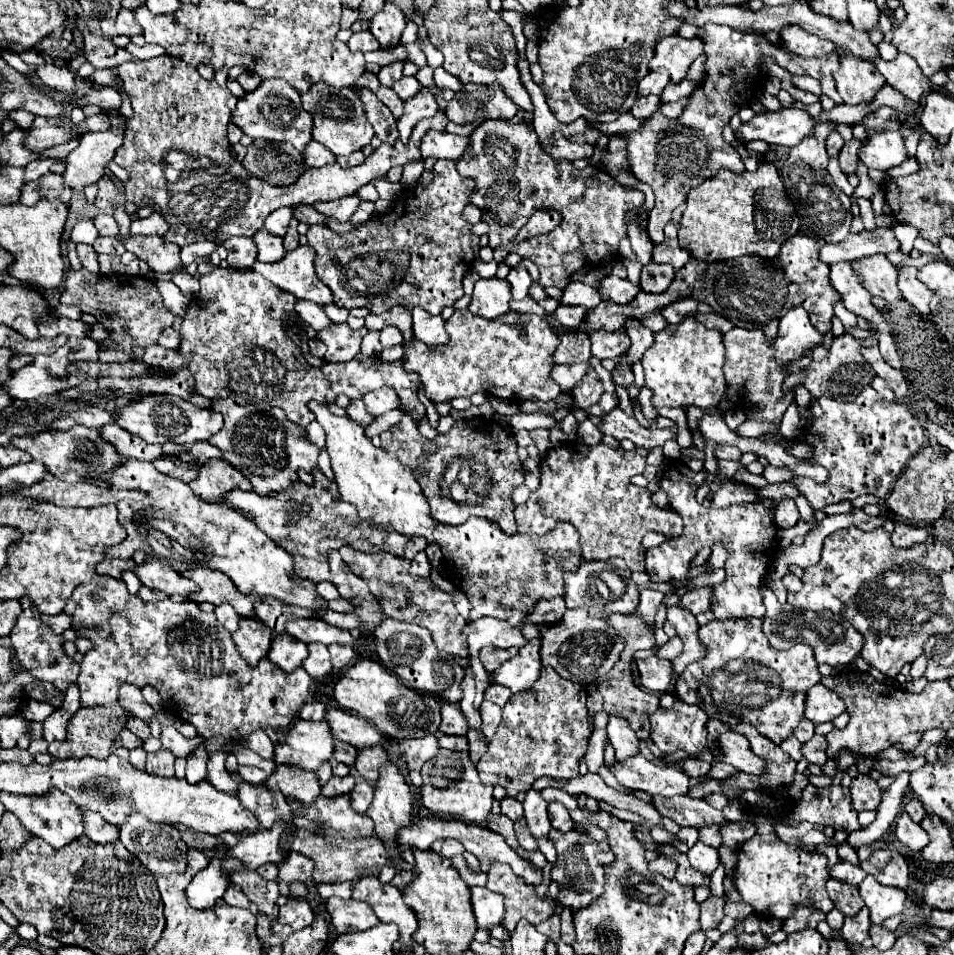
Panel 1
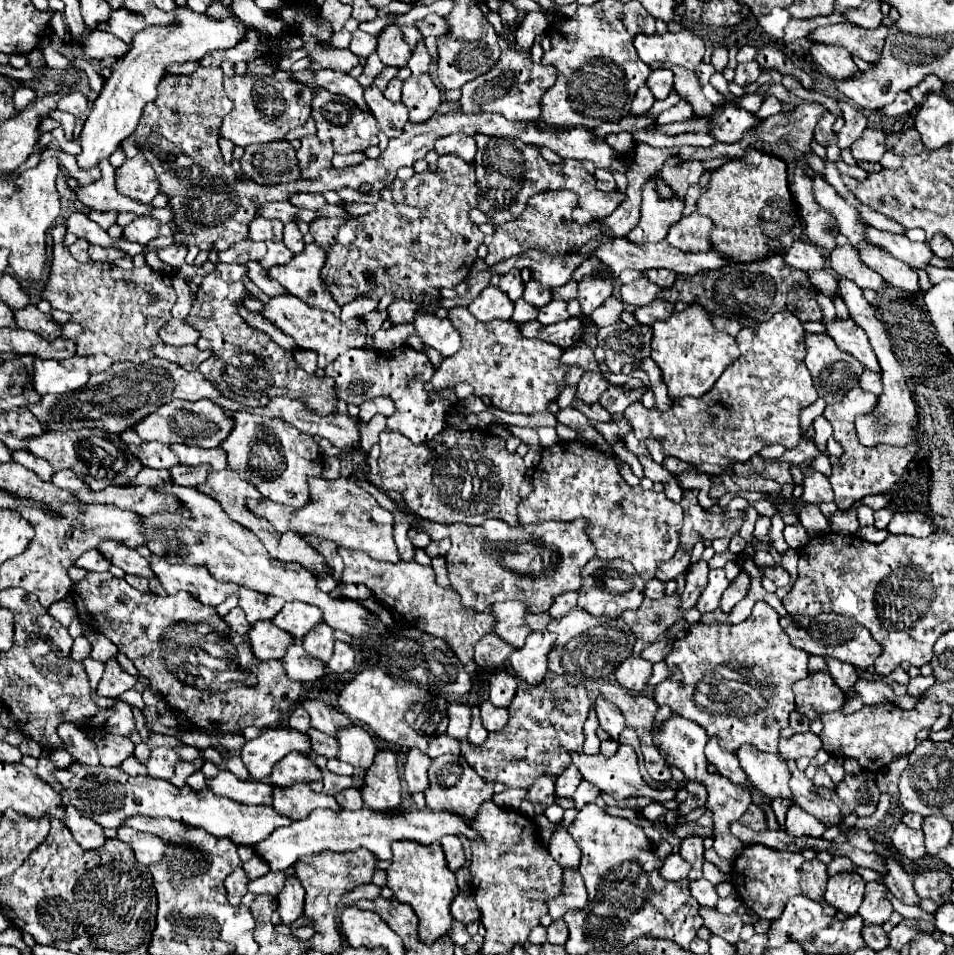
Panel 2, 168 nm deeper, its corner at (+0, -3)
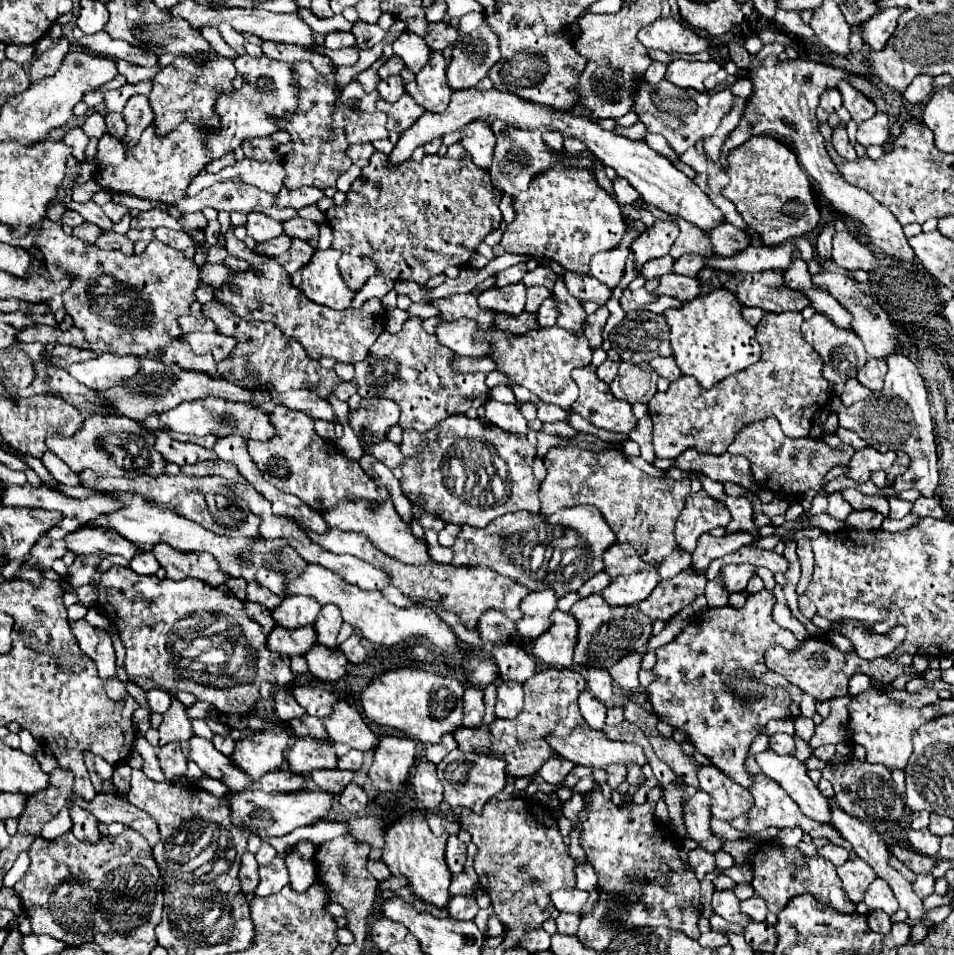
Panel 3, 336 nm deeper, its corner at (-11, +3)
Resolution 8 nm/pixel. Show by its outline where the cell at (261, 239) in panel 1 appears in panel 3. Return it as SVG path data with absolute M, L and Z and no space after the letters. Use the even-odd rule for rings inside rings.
M292 239L292 245L286 253L282 253L280 257L276 257L276 261L288 271L288 273L294 273L298 271L300 267L304 267L310 257L312 257L314 249L306 243L306 241L300 241L300 239Z

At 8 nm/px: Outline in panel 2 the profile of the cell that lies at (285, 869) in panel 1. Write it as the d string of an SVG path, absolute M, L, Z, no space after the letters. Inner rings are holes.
M279 871L279 873L267 873L263 877L257 877L253 881L249 881L247 889L249 893L253 895L261 895L261 893L267 893L267 895L273 895L277 897L283 889L283 883L287 879L287 873L285 871Z

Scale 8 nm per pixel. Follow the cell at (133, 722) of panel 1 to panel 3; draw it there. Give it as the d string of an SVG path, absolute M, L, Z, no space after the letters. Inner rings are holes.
M112 679L110 683L104 685L106 687L106 693L110 699L114 701L124 701L128 697L128 691L126 691L126 683L122 683L120 679Z

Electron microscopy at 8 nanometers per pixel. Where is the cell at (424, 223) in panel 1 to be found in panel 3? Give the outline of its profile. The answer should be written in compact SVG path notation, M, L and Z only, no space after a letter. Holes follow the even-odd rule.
M460 143L450 145L446 157L432 155L432 157L424 157L420 163L416 163L416 161L410 159L410 161L406 161L406 163L386 165L386 155L384 155L384 153L374 153L374 155L372 155L370 163L368 163L366 167L362 167L360 179L356 179L354 185L350 187L346 205L334 205L334 207L330 207L330 209L326 211L326 223L330 225L330 229L332 229L332 233L334 233L332 247L338 249L338 251L342 251L342 257L340 257L340 263L338 263L340 275L342 275L344 283L350 287L350 291L354 291L354 293L360 291L360 287L362 287L364 281L368 281L368 279L374 277L374 275L382 275L382 273L388 275L388 277L392 277L392 279L414 279L414 281L426 283L424 279L420 279L420 277L422 277L420 273L442 273L442 271L444 271L444 265L458 265L458 267L460 267L460 265L462 265L462 253L464 253L464 251L474 253L476 247L486 239L486 235L488 235L492 229L498 229L498 225L500 225L500 221L502 221L502 213L500 213L500 209L498 209L498 203L500 203L502 193L492 187L492 183L490 183L490 173L488 173L486 169L480 169L478 165L474 165L472 159L466 157L466 155L468 155L468 153L466 153L466 149L464 149ZM380 261L402 261L402 263L398 263L398 265L394 263L392 267L382 269L382 263L380 263Z

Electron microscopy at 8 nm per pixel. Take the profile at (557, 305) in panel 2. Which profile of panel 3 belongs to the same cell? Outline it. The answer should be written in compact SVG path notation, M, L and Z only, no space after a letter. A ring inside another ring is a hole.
M548 297L540 309L538 309L538 319L540 319L540 327L552 327L556 325L556 319L558 319L558 307L556 307L556 301L552 297Z

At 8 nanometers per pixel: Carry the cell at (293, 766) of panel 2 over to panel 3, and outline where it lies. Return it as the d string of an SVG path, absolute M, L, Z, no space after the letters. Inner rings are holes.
M298 737L288 755L286 761L290 765L290 771L296 775L300 773L312 773L316 769L334 769L336 767L336 753L332 749L332 743L318 741L318 739L306 739Z

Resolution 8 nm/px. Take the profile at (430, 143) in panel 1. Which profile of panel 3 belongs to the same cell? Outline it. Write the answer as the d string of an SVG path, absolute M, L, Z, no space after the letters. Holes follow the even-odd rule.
M470 123L460 129L460 135L462 135L460 143L470 153L472 161L478 167L488 169L492 163L492 153L494 153L494 145L496 145L490 125L488 123Z

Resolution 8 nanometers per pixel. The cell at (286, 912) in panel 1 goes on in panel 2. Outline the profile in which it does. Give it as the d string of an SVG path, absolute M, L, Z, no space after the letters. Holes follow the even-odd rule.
M287 877L287 885L283 887L283 891L277 897L277 901L279 901L277 911L281 915L283 925L289 925L297 917L301 917L303 899L305 899L305 889L303 889L303 885L299 885L299 879L297 877Z

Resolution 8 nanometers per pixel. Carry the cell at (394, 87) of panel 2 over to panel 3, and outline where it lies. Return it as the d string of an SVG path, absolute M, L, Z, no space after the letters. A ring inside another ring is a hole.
M396 75L396 77L390 77L390 79L386 79L386 81L380 81L378 93L380 93L384 99L388 99L388 101L396 101L398 95L404 93L404 85L406 85L404 79L402 79L400 75Z

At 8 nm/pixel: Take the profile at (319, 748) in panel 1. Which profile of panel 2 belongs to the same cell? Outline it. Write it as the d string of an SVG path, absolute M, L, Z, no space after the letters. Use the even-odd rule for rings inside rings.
M275 727L261 733L241 749L241 759L255 781L263 781L271 775L273 765L291 751L309 755L309 737L289 727Z

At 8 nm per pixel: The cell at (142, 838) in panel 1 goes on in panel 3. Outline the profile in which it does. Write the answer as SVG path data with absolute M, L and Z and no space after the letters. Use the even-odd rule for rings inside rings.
M136 819L130 823L130 827L134 831L138 831L152 847L160 843L160 831L158 831L158 825L154 819Z

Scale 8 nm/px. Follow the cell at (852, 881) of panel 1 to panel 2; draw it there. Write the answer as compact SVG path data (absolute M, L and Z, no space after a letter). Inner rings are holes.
M835 857L835 859L831 859L831 863L827 865L827 873L829 873L829 875L837 875L837 873L841 873L841 871L853 871L853 869L855 869L855 865L853 865L853 861L847 859L847 857Z

